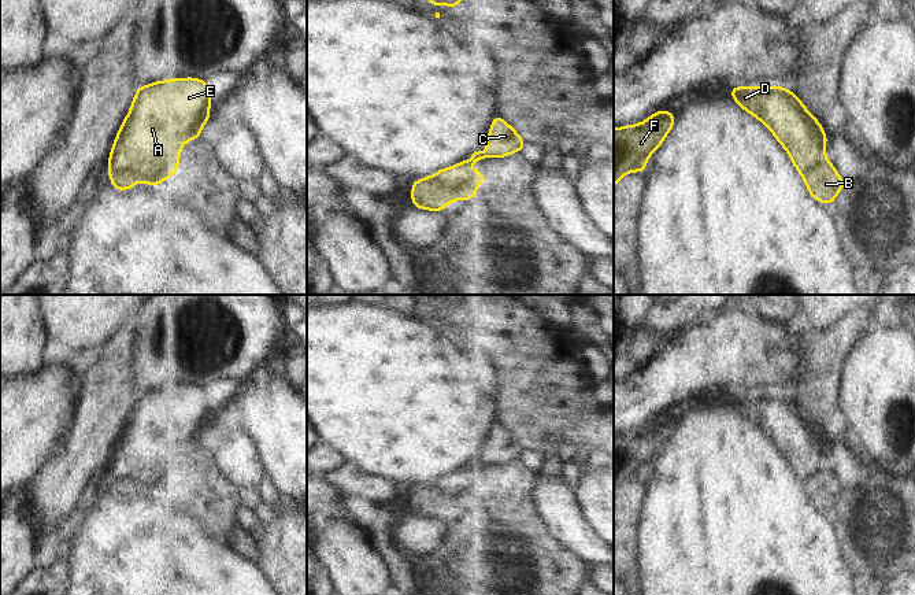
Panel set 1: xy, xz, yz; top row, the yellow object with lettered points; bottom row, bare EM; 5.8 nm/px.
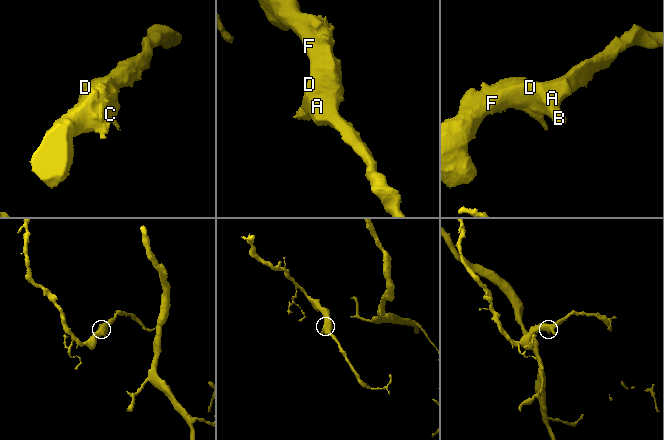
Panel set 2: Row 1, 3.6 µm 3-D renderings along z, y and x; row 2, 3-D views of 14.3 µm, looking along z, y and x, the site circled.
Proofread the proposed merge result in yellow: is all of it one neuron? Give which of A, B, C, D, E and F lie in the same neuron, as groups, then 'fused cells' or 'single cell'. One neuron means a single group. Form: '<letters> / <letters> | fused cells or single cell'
A C D E F / B | fused cells

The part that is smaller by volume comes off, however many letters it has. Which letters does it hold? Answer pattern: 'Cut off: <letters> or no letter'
Cut off: B

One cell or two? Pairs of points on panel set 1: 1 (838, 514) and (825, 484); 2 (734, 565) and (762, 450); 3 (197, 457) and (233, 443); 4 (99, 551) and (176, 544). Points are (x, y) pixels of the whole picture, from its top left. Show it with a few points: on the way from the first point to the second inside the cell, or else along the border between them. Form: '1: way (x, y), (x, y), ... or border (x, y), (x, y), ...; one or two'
1: way (838, 507), (838, 503), (826, 491); one
2: way (734, 536), (734, 479); one
3: border (214, 453), (218, 466), (232, 480); two
4: way (118, 551), (156, 551); one

